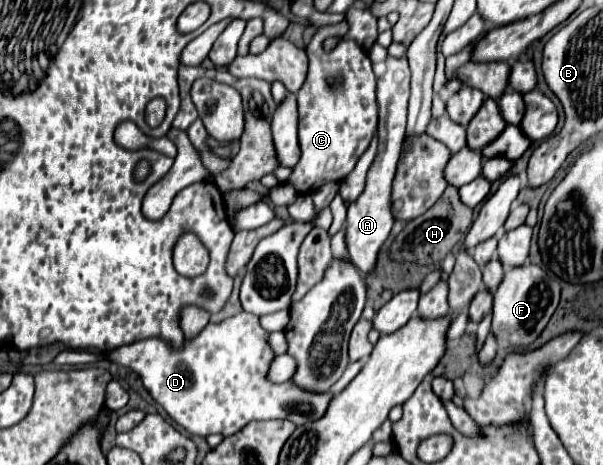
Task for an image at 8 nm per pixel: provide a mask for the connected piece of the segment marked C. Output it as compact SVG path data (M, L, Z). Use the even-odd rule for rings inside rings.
M347 19L337 25L323 25L305 49L309 57L309 73L297 93L299 145L303 155L289 177L297 193L315 193L319 185L343 181L353 171L359 157L369 149L377 129L375 75L365 49L353 39L341 41L331 53L323 49L327 37L345 35L347 31Z

